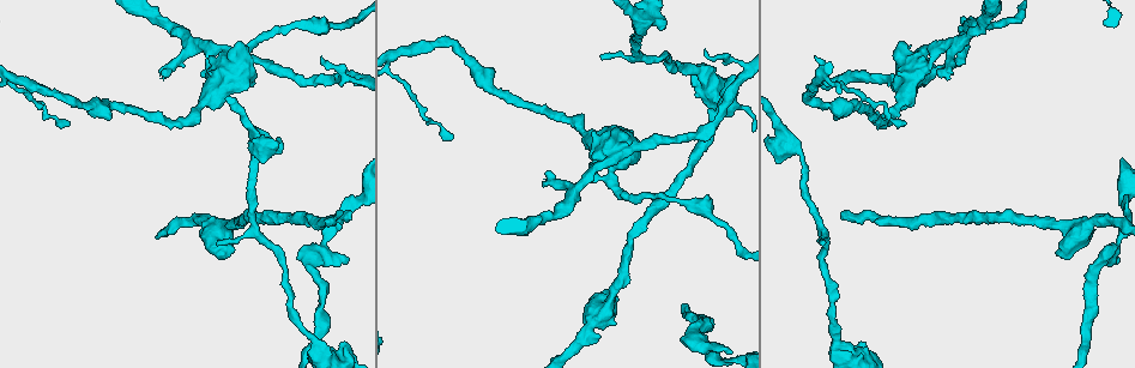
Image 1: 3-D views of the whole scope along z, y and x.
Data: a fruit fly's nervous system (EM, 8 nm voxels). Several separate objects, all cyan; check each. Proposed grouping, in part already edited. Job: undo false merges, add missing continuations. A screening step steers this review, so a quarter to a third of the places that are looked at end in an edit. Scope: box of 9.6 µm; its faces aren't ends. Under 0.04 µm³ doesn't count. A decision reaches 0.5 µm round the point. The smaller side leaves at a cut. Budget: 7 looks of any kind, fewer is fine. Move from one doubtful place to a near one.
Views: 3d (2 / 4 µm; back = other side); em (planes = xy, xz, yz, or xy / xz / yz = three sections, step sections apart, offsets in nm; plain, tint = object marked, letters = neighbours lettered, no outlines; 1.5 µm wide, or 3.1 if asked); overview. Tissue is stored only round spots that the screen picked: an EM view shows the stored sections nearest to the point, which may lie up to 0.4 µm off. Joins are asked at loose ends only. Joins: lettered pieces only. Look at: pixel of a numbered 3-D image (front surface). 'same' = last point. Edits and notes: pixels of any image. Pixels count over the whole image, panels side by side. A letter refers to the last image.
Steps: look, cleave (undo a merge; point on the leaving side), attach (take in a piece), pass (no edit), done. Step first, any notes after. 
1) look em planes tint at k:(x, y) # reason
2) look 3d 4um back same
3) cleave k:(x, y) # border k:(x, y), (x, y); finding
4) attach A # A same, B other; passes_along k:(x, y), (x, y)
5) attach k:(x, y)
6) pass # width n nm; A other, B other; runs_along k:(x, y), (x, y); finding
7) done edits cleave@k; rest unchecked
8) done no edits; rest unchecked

look em planes tint at 1:(615, 156)

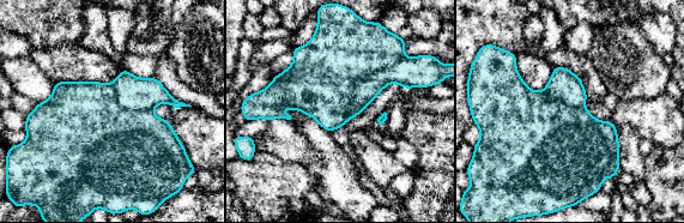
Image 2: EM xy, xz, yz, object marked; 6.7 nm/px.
look em planes letters same # see the neighbours

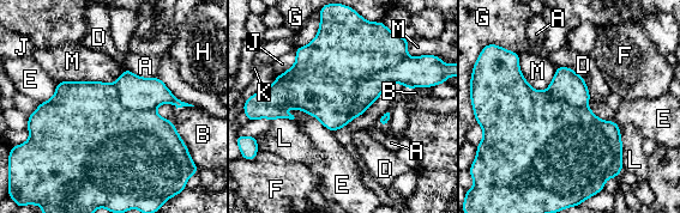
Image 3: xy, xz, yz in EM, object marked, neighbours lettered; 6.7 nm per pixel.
cleave 3:(367, 89) # longest_contact M 460 nm; A other, B other, D other, E other, F other, G other, H other, J other, K other, L other, M other; a second cell is stuck on

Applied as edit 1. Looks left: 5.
look 3d 2um at 1:(662, 28) # branch stops here

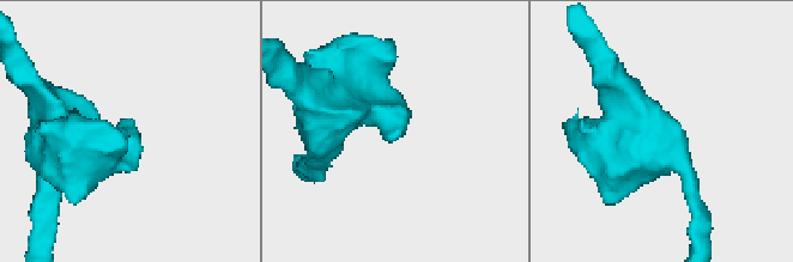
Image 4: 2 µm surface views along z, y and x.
look em xz step 8 tint at 4:(131, 121)

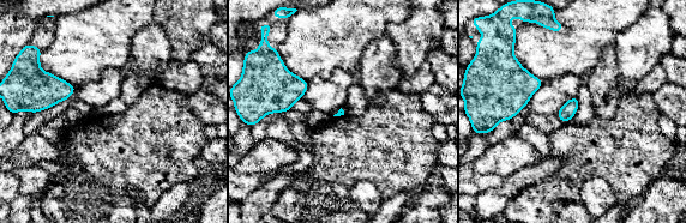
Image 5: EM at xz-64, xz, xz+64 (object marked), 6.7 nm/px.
look em planes letters same

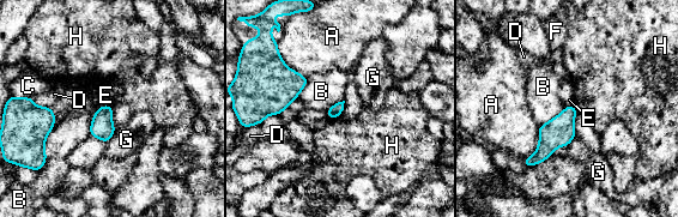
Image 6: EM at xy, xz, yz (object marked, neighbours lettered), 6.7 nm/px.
pass # A other, B other, C other, D other, E other, F other, G other, H other; border 6:(112, 106), (100, 107); no lettered piece goes on from it

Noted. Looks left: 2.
look em xy step 8 plain at 1:(1118, 244) # thin neck

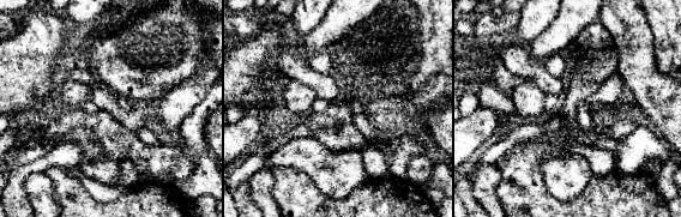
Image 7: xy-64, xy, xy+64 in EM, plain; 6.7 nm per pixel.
look em xy step 8 letters same # what lies round it

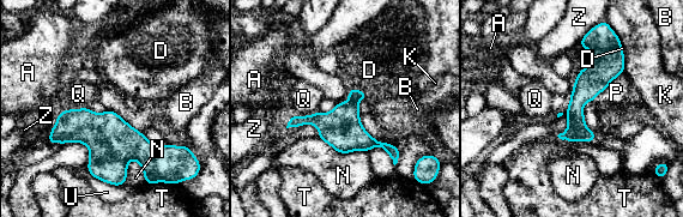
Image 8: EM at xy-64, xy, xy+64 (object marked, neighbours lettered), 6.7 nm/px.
pass # longest_contact P 280 nm; A other, B other, D other, K other, N other, P other, Q other, T other, U other, Z other; border 8:(621, 73), (592, 101); continuous, no second cell

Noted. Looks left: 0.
done edits cleave@3; rest unchecked

